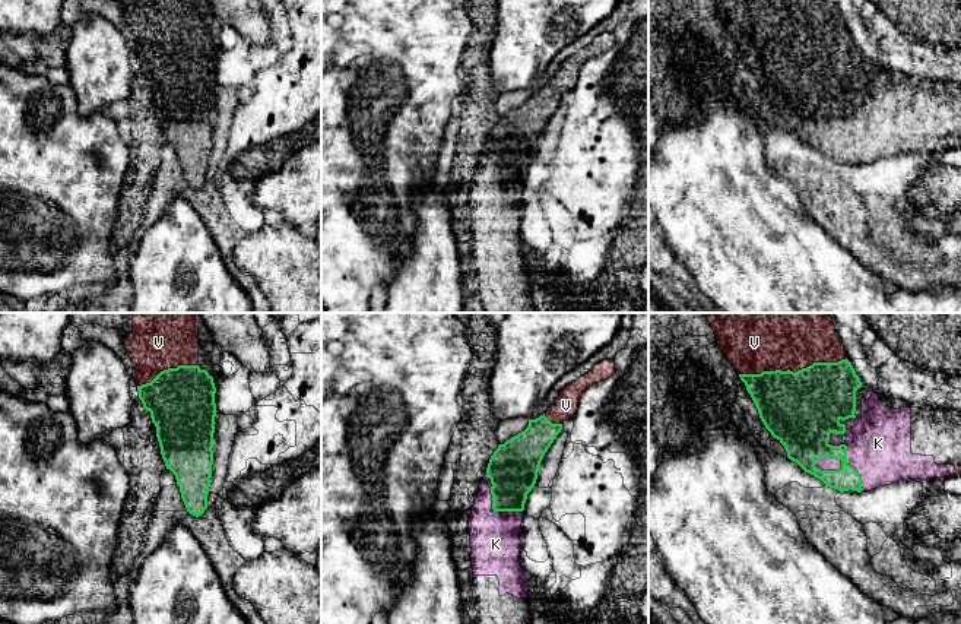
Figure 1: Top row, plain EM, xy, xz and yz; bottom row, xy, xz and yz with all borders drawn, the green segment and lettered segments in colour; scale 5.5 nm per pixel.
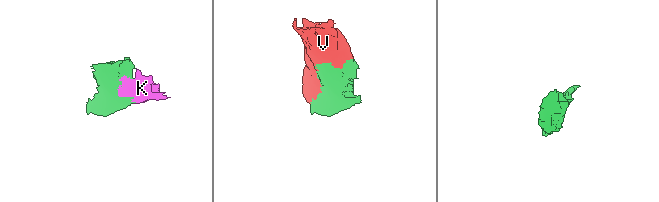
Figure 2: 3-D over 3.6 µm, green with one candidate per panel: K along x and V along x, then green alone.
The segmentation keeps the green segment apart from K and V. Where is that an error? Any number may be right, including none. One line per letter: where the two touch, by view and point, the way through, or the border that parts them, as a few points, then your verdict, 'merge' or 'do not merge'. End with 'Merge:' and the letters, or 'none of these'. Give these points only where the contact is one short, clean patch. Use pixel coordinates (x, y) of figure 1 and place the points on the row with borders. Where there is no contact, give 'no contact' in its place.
K: contact yz (841, 444); merge
V: contact yz (792, 371); merge
Merge: K, V

